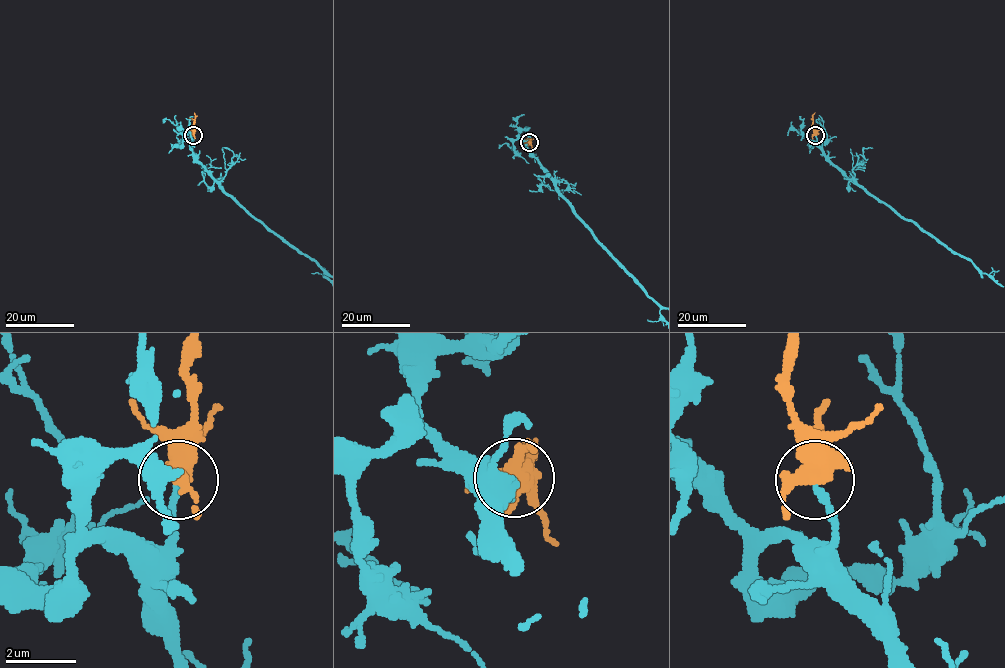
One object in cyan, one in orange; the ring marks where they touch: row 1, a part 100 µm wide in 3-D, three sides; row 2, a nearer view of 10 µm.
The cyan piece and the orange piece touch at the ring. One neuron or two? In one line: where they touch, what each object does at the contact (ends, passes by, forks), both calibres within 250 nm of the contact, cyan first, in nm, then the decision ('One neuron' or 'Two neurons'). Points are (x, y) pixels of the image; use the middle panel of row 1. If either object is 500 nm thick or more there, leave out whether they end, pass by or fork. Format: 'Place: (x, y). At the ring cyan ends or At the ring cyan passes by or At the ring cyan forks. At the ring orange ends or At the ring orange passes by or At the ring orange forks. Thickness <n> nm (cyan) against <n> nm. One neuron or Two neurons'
Place: (529, 142). Thickness 180 nm (cyan) against 500 nm. One neuron

